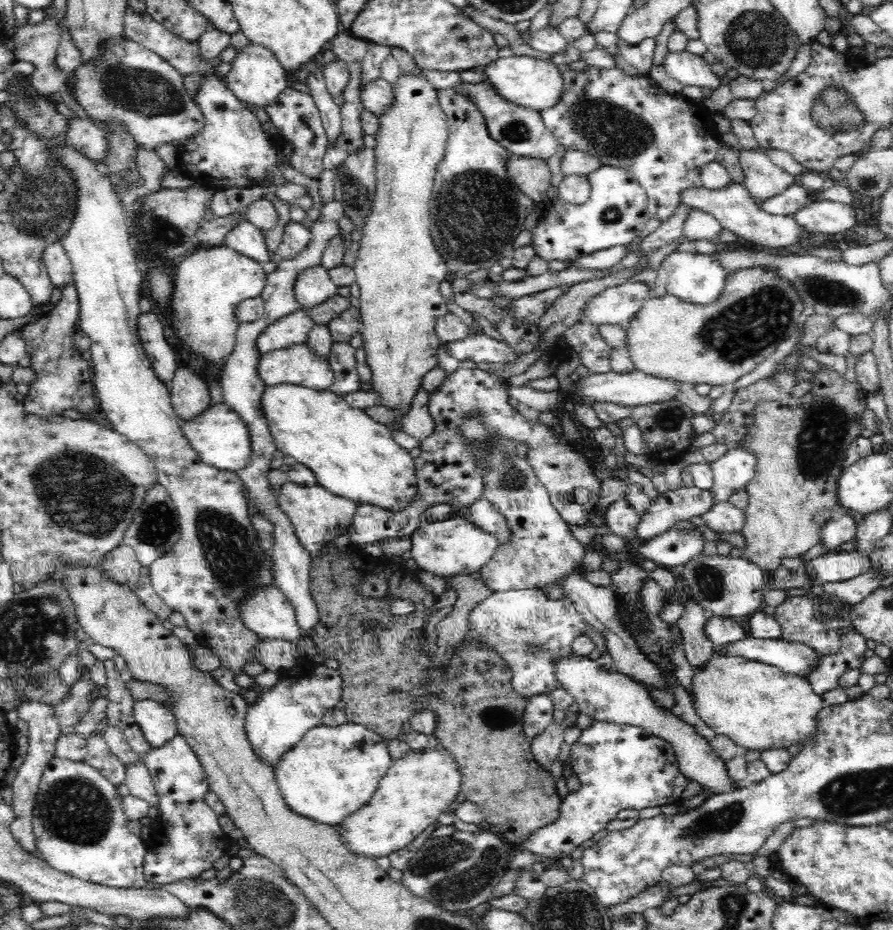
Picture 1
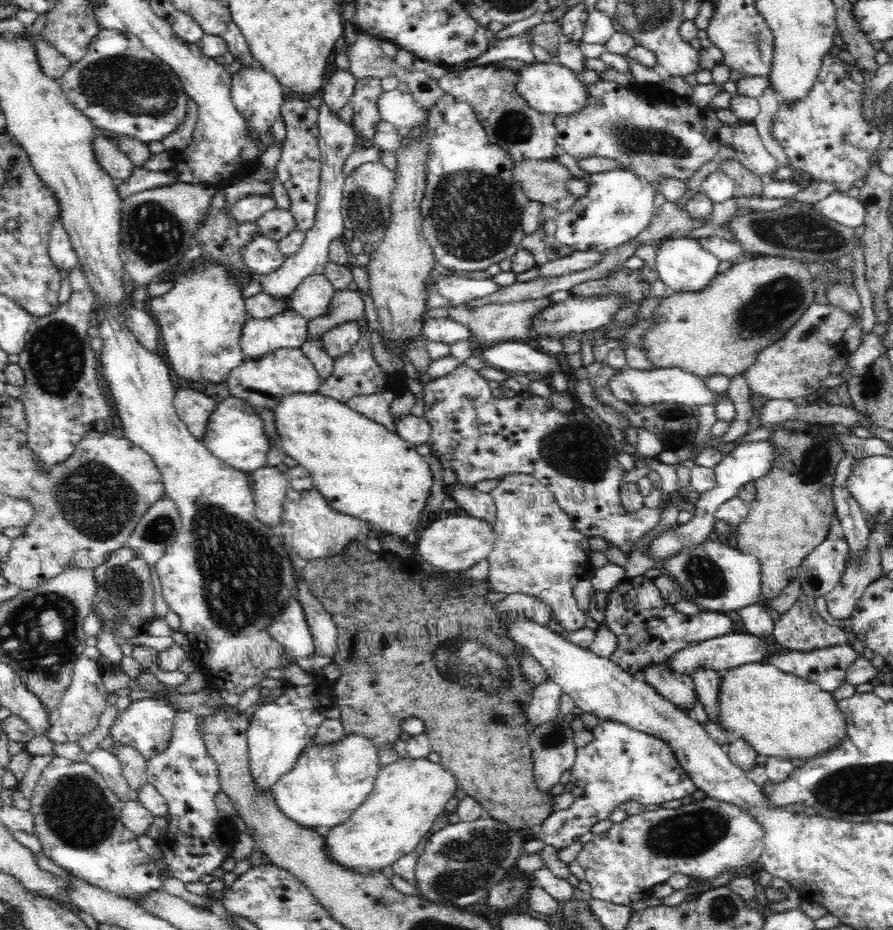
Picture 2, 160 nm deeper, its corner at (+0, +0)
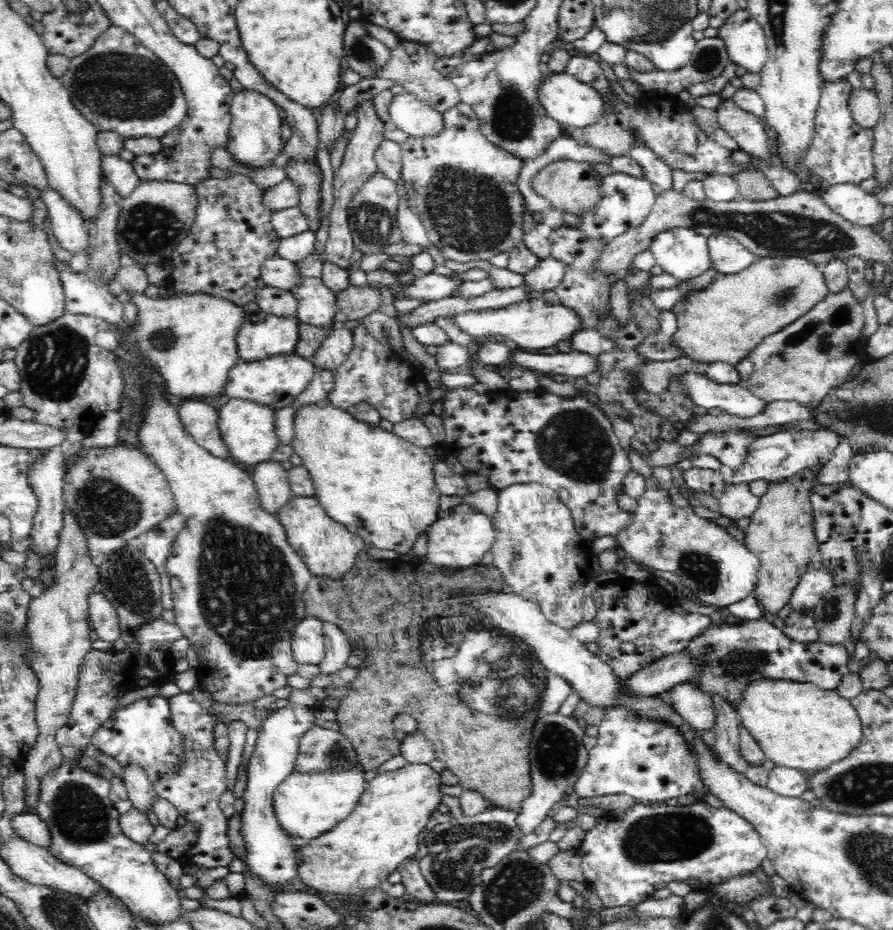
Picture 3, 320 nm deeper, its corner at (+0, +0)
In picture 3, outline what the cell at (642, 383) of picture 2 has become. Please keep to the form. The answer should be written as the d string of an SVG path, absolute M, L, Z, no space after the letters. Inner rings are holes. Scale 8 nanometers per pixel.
M683 373L685 394L695 406L720 408L723 413L752 417L764 413L767 403L754 395L743 383L717 384L700 373Z

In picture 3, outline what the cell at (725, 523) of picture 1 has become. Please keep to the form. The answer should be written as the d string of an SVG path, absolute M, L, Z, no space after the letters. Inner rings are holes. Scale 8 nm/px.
M748 483L726 485L717 496L719 513L734 521L752 516L760 504L760 497L752 494Z

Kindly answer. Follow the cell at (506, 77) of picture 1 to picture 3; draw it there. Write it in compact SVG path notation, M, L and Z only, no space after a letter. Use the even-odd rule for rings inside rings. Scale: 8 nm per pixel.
M565 72L547 75L542 80L542 88L538 90L538 93L540 93L538 99L546 109L548 116L558 121L563 127L584 128L584 126L596 124L600 120L600 116L604 114L604 108L606 108L604 97L595 88L580 82Z

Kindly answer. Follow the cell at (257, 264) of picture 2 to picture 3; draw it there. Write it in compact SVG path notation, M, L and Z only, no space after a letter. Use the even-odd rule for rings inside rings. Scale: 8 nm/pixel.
M277 254L262 264L260 274L268 286L288 291L298 286L304 277L295 262L286 260Z

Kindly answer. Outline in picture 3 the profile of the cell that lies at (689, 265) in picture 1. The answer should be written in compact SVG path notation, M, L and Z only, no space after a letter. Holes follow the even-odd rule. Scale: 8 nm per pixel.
M674 227L654 235L649 249L664 273L688 281L711 267L707 238L686 227Z

